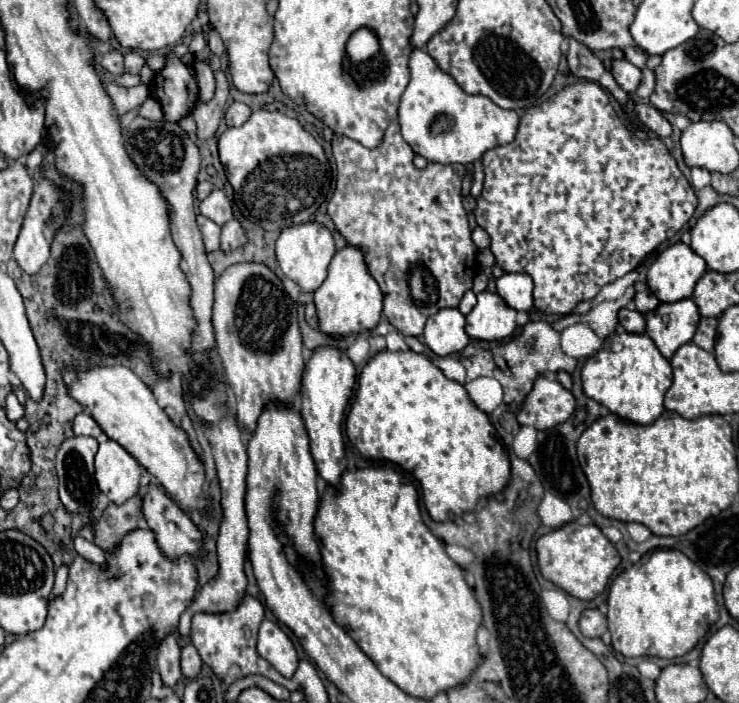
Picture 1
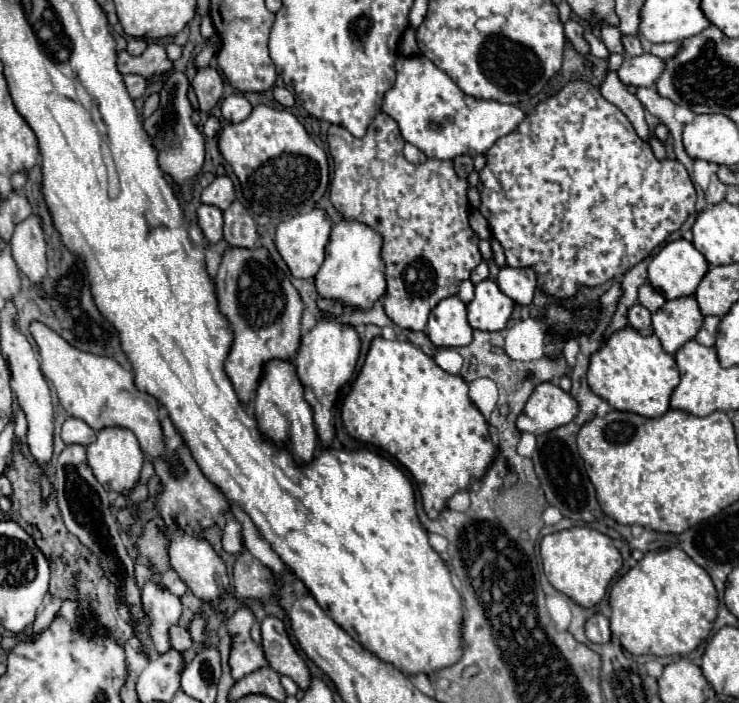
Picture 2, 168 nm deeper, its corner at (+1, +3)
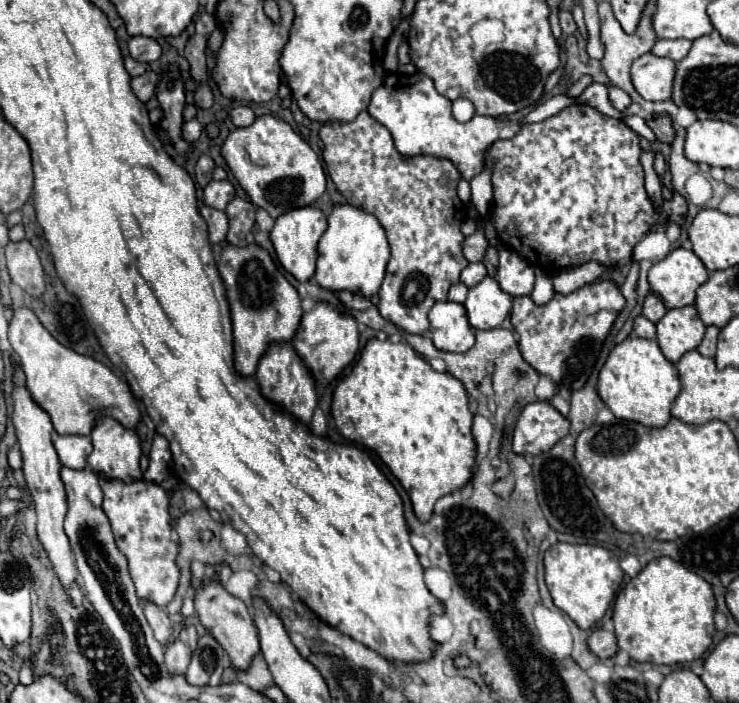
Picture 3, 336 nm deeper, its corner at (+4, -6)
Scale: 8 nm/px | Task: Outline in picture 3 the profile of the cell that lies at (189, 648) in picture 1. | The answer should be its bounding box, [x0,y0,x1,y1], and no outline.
[139,600,173,644]

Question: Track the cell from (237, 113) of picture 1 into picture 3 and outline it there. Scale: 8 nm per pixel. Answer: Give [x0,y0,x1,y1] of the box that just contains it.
[229,106,255,126]

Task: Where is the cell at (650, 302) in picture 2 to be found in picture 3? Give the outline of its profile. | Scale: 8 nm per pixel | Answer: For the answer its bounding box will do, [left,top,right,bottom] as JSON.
[643,292,667,322]

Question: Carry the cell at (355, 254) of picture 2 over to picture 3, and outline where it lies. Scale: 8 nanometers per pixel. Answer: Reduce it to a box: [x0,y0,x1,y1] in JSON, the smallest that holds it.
[315,204,389,298]

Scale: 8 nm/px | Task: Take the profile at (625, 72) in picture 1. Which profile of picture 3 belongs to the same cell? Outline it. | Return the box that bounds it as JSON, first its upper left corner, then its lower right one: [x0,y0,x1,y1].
[631,52,675,100]

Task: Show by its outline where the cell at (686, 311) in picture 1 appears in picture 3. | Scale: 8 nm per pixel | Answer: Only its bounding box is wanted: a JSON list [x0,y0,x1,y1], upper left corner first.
[657,306,705,364]

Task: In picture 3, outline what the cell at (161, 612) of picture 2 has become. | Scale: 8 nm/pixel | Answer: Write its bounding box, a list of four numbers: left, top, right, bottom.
[101,480,181,606]

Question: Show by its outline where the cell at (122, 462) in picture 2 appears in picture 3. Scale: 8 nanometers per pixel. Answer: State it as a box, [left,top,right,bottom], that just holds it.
[87,416,143,482]

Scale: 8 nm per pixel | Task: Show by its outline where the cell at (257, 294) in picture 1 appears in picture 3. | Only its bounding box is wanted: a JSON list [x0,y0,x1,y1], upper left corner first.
[217,244,303,376]

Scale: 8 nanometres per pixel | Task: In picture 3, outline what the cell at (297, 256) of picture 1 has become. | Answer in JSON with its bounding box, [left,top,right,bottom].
[271,206,327,282]

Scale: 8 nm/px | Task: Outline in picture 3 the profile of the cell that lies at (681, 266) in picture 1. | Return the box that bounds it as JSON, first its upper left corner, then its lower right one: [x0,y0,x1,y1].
[649,248,709,308]

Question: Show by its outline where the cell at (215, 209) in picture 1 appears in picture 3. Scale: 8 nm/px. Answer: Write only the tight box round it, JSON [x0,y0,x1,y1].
[205,180,235,210]

